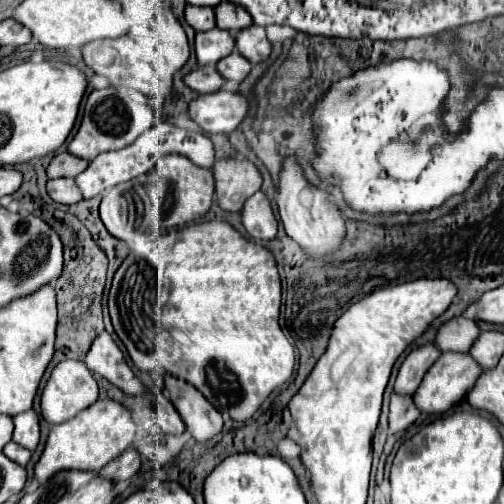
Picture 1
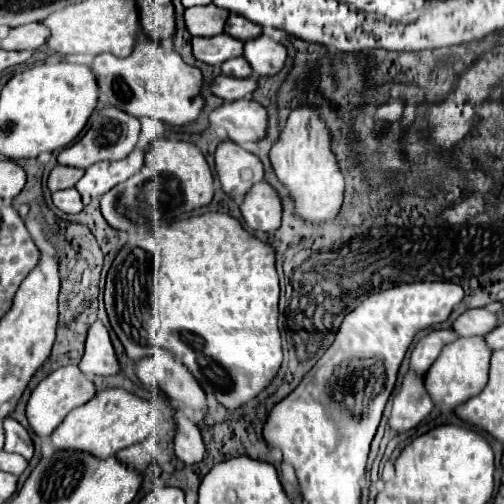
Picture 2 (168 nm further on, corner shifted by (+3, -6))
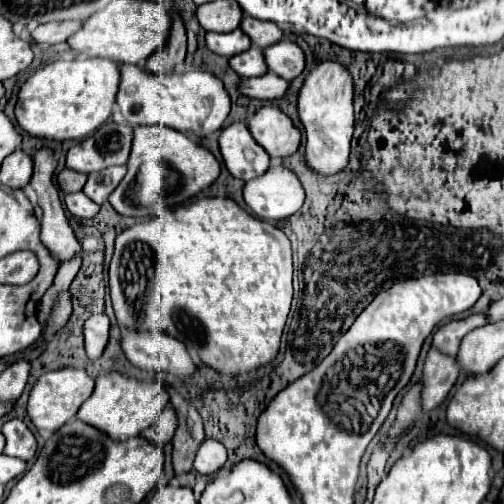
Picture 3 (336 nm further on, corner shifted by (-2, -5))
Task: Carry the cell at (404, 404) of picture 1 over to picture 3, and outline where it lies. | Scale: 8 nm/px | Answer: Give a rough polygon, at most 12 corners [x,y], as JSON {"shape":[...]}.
{"shape":[[431,348],[421,378],[421,412],[435,410],[459,376],[455,358]]}

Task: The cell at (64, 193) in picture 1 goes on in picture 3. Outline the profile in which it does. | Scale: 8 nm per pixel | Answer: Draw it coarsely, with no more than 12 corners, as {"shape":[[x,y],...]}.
{"shape":[[83,192],[67,194],[65,206],[77,218],[93,218],[99,204]]}

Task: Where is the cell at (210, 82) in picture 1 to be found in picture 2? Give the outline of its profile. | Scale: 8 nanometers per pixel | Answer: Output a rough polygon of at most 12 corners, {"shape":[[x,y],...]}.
{"shape":[[220,75],[212,93],[224,101],[236,101],[254,93],[258,77],[248,79]]}

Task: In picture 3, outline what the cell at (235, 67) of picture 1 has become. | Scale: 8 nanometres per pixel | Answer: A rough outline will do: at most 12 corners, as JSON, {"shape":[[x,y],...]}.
{"shape":[[261,48],[233,56],[229,60],[241,78],[267,72]]}

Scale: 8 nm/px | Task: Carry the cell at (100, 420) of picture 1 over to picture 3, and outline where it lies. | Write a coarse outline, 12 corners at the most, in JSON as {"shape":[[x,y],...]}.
{"shape":[[117,372],[95,378],[77,418],[115,442],[165,410],[161,382]]}

